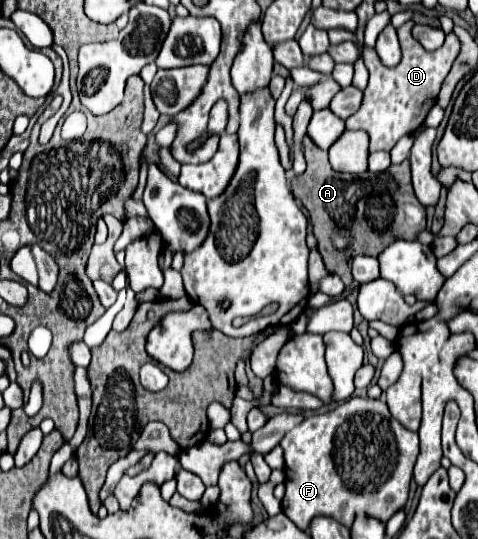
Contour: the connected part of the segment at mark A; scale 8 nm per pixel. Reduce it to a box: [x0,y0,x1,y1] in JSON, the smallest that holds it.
[291,136,417,288]

